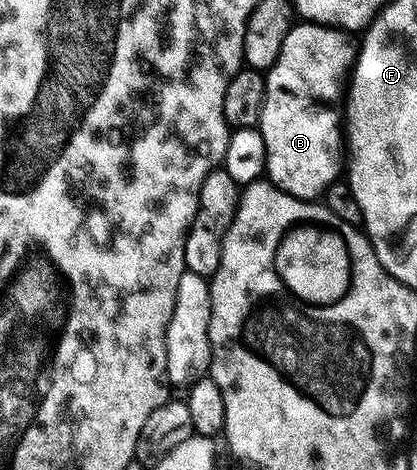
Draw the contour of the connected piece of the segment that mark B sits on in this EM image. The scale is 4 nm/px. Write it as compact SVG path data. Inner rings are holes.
M296 23L291 26L289 35L285 35L285 43L281 43L281 51L275 64L265 73L267 90L257 126L260 135L265 139L267 152L265 173L272 185L284 189L289 195L300 197L303 201L322 198L329 186L341 177L345 137L341 132L340 110L338 113L334 105L338 101L340 104L341 90L348 84L349 74L357 56L356 42L354 40L351 42L347 37L350 36L344 30L330 25Z

